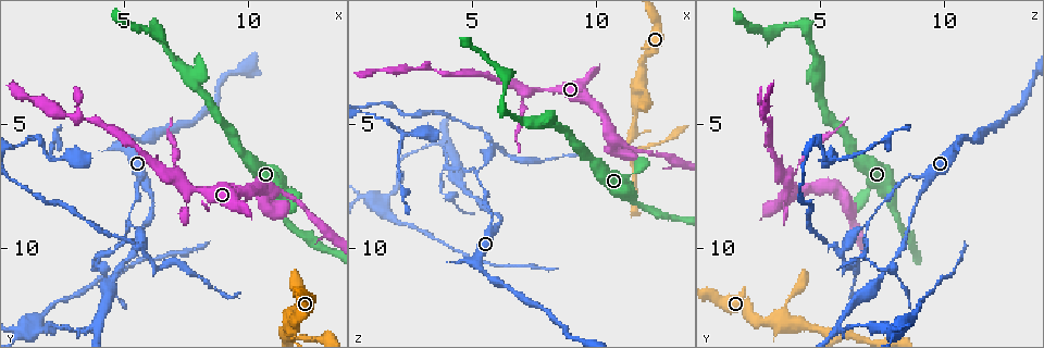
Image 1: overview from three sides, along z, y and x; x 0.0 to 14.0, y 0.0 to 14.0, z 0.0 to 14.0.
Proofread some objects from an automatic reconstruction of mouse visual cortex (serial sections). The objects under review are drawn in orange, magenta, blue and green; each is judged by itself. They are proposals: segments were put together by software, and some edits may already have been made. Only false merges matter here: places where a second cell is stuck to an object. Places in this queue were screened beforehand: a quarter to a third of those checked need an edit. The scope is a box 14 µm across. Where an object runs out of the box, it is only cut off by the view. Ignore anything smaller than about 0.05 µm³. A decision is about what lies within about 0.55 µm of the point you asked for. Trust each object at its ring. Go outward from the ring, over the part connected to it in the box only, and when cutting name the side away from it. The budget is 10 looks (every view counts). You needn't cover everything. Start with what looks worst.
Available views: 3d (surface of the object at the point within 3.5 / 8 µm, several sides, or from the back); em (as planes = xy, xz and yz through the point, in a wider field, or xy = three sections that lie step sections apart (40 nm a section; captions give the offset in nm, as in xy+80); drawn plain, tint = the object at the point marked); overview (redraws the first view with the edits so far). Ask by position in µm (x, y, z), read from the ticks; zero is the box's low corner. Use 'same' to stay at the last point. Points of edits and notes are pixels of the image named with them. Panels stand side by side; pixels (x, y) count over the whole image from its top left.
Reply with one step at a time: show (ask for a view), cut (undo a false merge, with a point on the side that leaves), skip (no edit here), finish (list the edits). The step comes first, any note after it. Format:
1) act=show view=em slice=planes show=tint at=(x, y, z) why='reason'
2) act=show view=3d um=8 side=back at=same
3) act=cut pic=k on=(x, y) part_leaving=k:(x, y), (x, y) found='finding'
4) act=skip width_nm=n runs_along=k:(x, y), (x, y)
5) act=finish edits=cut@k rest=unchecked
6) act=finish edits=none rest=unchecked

act=show view=em slice=planes show=tint at=(5.2, 9.0, 6.9) why='a narrow waist'

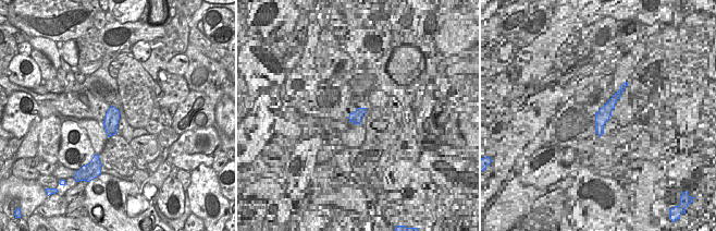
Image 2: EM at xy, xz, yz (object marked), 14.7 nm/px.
act=show view=3d um=3.5 side=back at=same why='see where the arms go'

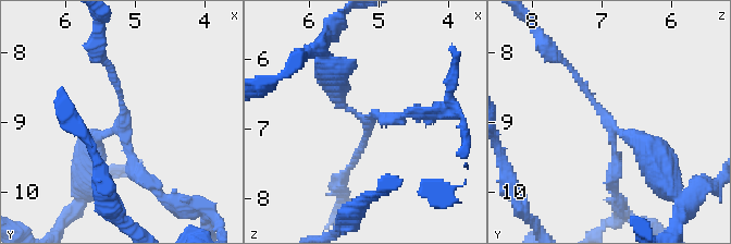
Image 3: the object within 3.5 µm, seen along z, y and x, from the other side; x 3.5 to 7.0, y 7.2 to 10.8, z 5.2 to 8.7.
act=skip arm_widths_nm=100,150,300 found='all the same cell'

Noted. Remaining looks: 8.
act=show view=3d um=3.5 side=back at=(3.9, 10.4, 6.8) why='thin neck'

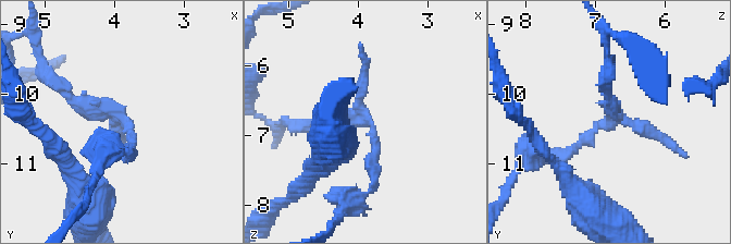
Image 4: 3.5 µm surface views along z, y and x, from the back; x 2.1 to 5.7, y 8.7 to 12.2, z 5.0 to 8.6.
act=show view=em slice=xy step=3 show=tint at=(3.85, 10.45, 6.90) why='shape alone is not enough'

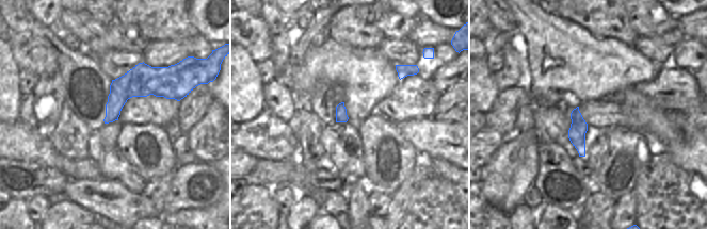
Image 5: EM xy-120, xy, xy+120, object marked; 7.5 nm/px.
act=skip runs_along=4:(314, 123), (371, 123), (371, 190) found='one cell here'

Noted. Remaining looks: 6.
act=show view=3d um=3.5 at=(7.1, 7.0, 3.6) why='three-way junction'

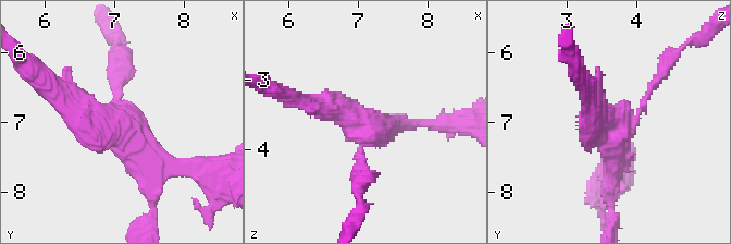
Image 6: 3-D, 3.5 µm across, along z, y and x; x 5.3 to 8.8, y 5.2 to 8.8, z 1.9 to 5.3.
act=show view=em slice=xy step=1 show=tint at=(7.10, 7.05, 3.70)

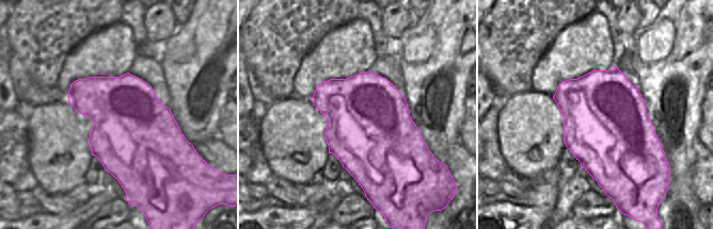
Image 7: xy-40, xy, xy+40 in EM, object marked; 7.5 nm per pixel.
act=skip found='all the same cell'

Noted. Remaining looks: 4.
act=show view=3d um=8 at=(5.1, 6.0, 10.4) why='sharp bend'

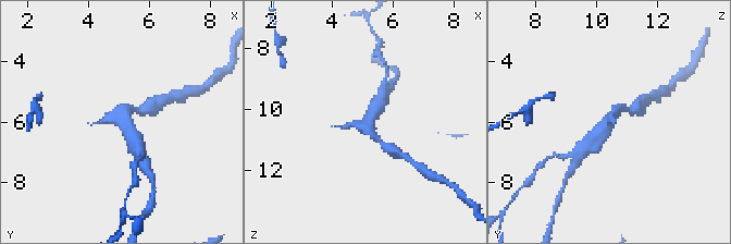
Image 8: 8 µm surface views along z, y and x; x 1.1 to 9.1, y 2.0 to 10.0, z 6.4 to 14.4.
act=show view=em slice=planes show=tint at=(5.1, 6.0, 10.5) why='need the tissue'

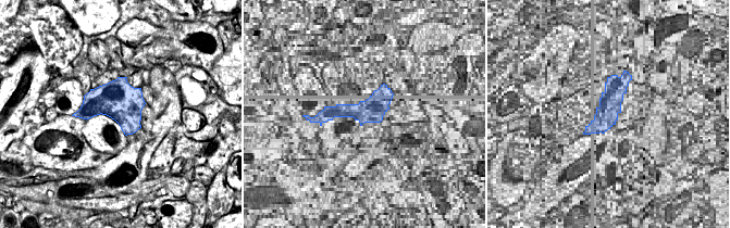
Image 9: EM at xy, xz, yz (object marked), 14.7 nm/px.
act=skip runs_along=8:(135, 139), (118, 118), (91, 124) found='one cell here'

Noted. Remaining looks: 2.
act=finish edits=none rest=unchecked

